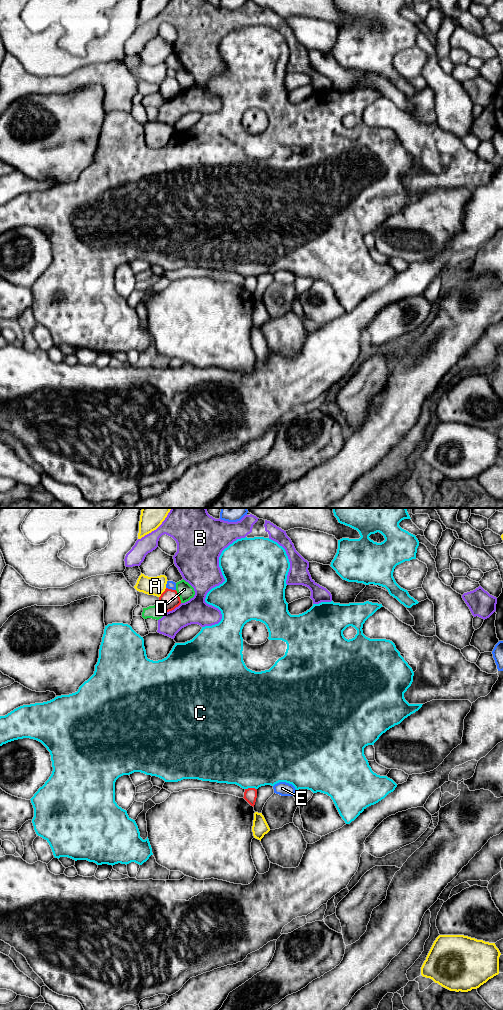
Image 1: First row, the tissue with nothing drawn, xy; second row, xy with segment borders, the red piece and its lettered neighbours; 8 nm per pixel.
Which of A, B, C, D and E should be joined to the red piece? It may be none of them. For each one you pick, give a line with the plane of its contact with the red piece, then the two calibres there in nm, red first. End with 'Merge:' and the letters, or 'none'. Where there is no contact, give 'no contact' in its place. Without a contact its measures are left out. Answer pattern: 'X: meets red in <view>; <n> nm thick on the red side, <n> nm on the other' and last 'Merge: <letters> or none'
Merge: none

